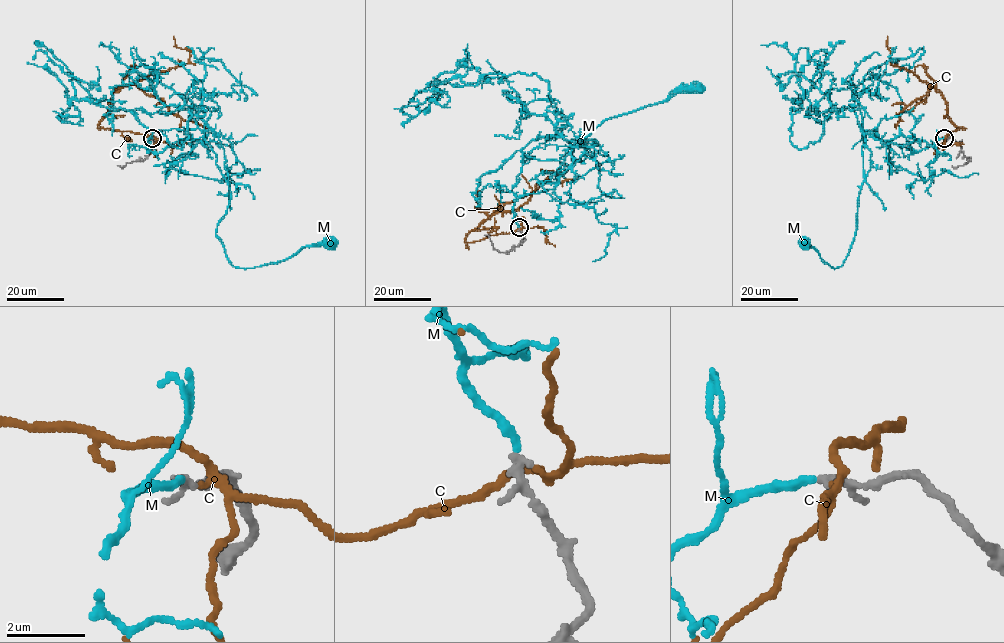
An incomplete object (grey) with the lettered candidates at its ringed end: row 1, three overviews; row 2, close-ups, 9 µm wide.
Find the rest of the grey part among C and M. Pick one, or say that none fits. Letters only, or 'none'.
M

